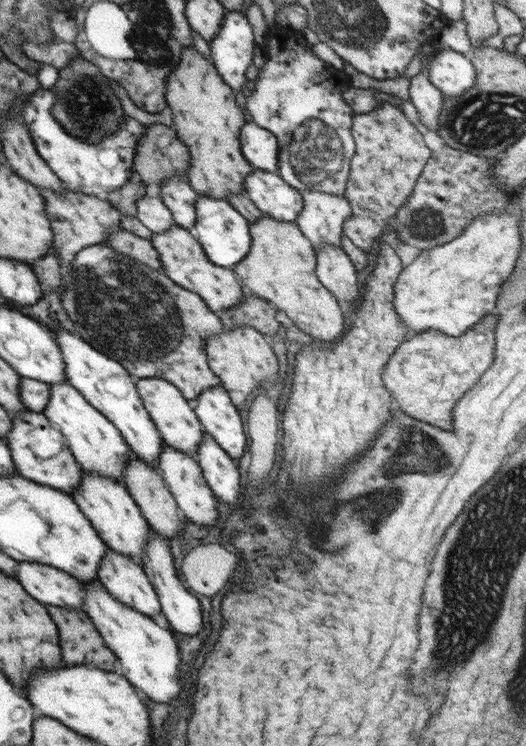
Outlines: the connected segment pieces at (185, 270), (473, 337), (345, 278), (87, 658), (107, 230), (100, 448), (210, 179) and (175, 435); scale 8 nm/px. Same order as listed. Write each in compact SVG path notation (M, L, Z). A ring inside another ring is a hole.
M174 224L166 232L152 233L150 238L153 248L159 254L164 270L163 274L178 286L199 294L210 307L210 310L215 313L222 313L226 309L235 307L244 298L246 290L239 282L233 269L214 264L204 253L193 232Z
M496 313L487 315L458 337L427 330L404 340L388 359L383 372L383 383L396 407L416 420L452 430L452 406L493 363L497 319Z
M324 245L316 250L316 277L345 308L361 299L355 266L344 249Z
M48 606L51 618L58 624L66 666L85 664L112 671L117 656L105 645L102 635L84 610Z
M63 185L63 194L57 195L56 191L44 189L48 194L48 219L52 219L52 230L56 230L56 246L54 246L59 263L69 266L80 250L96 244L108 245L110 233L122 230L121 216L115 206L108 200L99 199L97 196L74 192Z
M70 382L49 385L49 401L43 413L63 433L82 470L95 472L124 484L124 469L133 454L131 448L112 422L96 410Z
M194 46L184 47L181 59L165 78L165 99L173 116L173 127L180 140L188 147L190 155L186 179L200 195L227 200L228 193L244 193L244 179L255 169L242 154L239 139L240 129L246 122L244 111L236 105L233 88L230 88L216 70L214 63Z
M141 378L135 385L145 409L149 412L152 422L163 438L163 442L173 446L177 451L194 457L205 432L202 423L189 405L189 400L184 398L180 389L161 378Z

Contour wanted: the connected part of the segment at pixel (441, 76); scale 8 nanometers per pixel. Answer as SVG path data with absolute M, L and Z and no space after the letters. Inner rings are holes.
M437 46L430 60L429 79L444 96L460 96L476 82L470 55Z

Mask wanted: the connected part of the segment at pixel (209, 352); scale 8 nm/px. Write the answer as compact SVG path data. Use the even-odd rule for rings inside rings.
M236 325L225 328L220 334L209 336L206 341L206 355L209 367L221 380L221 385L228 391L231 401L238 410L246 406L252 398L254 389L259 389L274 382L279 376L279 362L263 334L248 325Z

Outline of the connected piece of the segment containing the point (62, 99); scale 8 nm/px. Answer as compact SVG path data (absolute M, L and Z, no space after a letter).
M81 55L59 68L58 79L49 88L55 94L51 113L72 136L90 144L98 144L105 136L119 129L125 114L122 102L116 96L110 80L111 78L104 76L98 66L86 61Z

